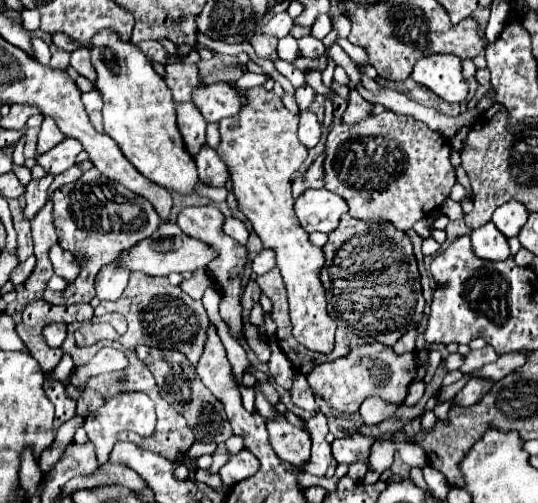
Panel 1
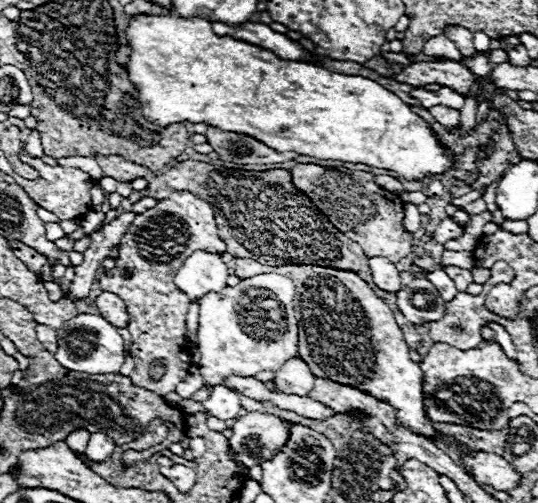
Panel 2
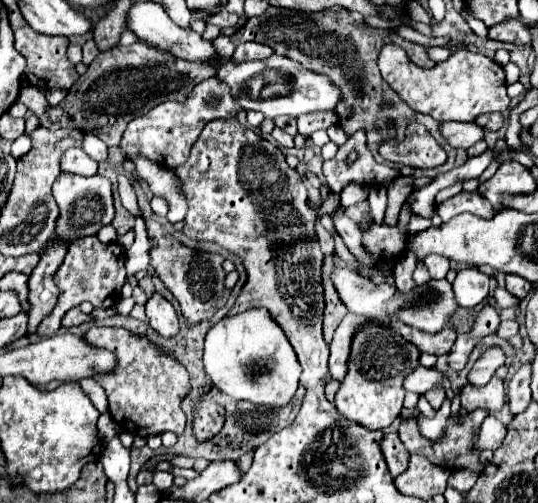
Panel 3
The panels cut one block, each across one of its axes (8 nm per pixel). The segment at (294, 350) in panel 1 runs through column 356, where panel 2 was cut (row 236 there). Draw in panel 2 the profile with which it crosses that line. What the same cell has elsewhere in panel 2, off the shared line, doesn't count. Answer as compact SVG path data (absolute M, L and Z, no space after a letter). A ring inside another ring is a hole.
M94 156L96 162L100 164L104 176L110 176L118 182L130 182L138 176L146 176L148 178L148 196L156 198L156 200L164 200L170 192L174 190L188 190L196 196L200 196L202 200L206 200L208 204L212 204L218 214L216 214L216 224L218 224L218 236L226 242L226 252L230 252L234 258L236 256L250 256L252 260L260 260L262 264L272 264L272 266L284 266L284 264L316 264L316 266L326 266L326 268L344 268L350 272L356 272L396 314L396 322L408 342L410 348L418 350L422 344L422 336L416 332L416 326L410 324L402 312L396 306L396 294L392 292L384 292L380 290L374 282L372 282L372 274L370 274L370 266L368 266L368 258L362 252L360 244L352 242L350 238L346 238L340 230L336 230L326 216L304 196L304 192L298 192L292 184L290 172L288 170L268 170L268 172L246 172L246 170L228 170L222 166L212 166L206 162L196 162L196 160L186 160L176 164L174 168L170 168L168 172L156 176L154 172L150 172L144 166L138 166L134 162L124 160L122 156Z

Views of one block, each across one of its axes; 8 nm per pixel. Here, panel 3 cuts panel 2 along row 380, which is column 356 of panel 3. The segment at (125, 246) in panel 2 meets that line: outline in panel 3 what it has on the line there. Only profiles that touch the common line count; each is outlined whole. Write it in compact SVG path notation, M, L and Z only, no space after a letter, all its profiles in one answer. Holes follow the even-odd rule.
M358 130L344 146L340 146L332 160L324 162L324 176L330 192L340 194L348 182L360 182L364 186L386 186L398 176L398 172L374 160L366 146L366 132ZM352 150L356 152L356 160L348 162L348 154Z

